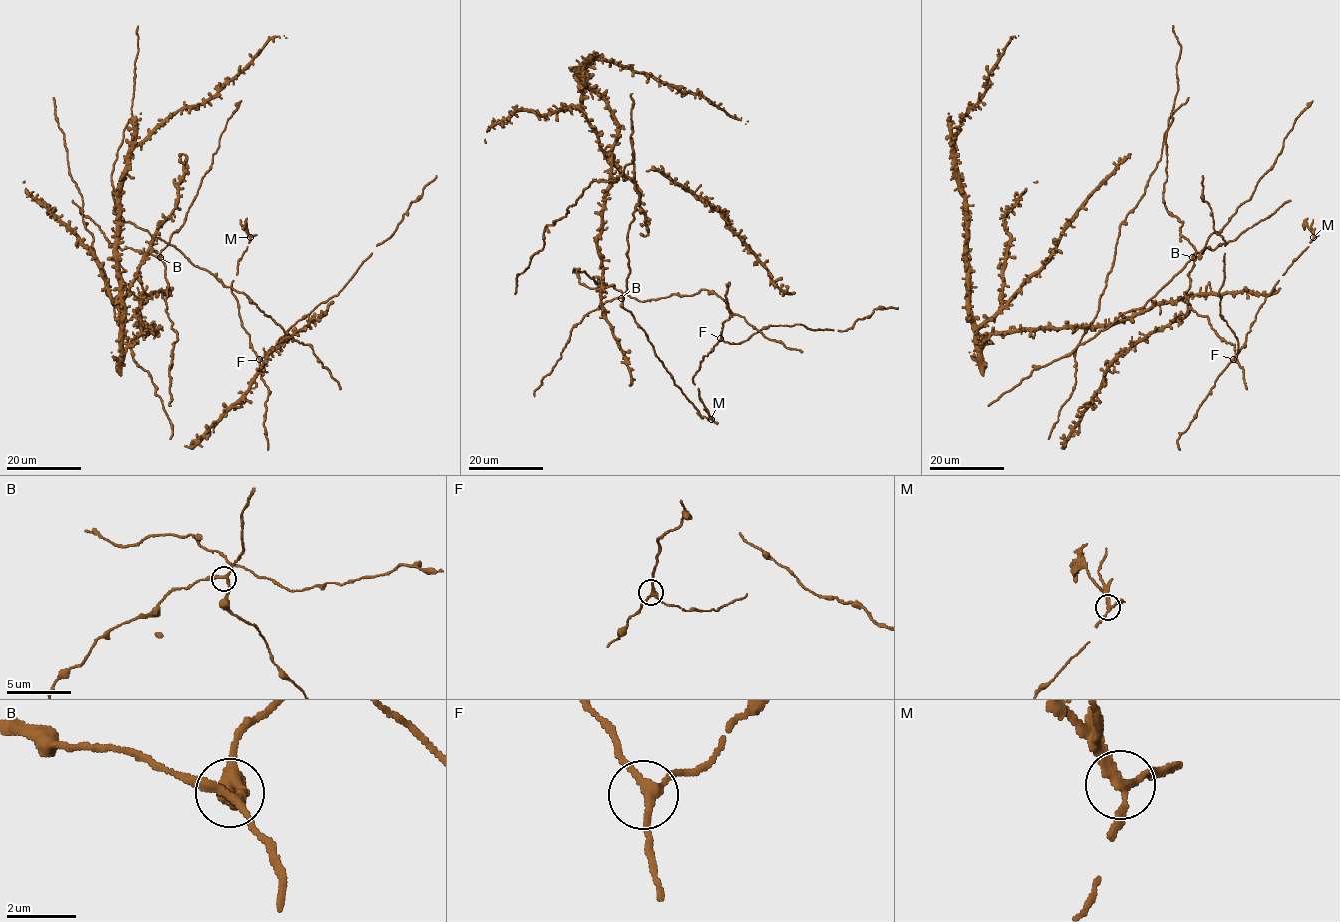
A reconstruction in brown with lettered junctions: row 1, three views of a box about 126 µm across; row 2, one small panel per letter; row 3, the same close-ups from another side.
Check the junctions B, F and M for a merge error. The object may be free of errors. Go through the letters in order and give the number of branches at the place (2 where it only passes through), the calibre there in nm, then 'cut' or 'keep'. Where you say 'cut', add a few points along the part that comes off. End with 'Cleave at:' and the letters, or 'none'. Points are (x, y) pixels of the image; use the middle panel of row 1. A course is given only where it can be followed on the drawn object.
B: branches 3; calibre 240 nm; keep
F: branches 3; calibre 220 nm; keep
M: branches 3; calibre 200 nm; cut
Cleave at: M

